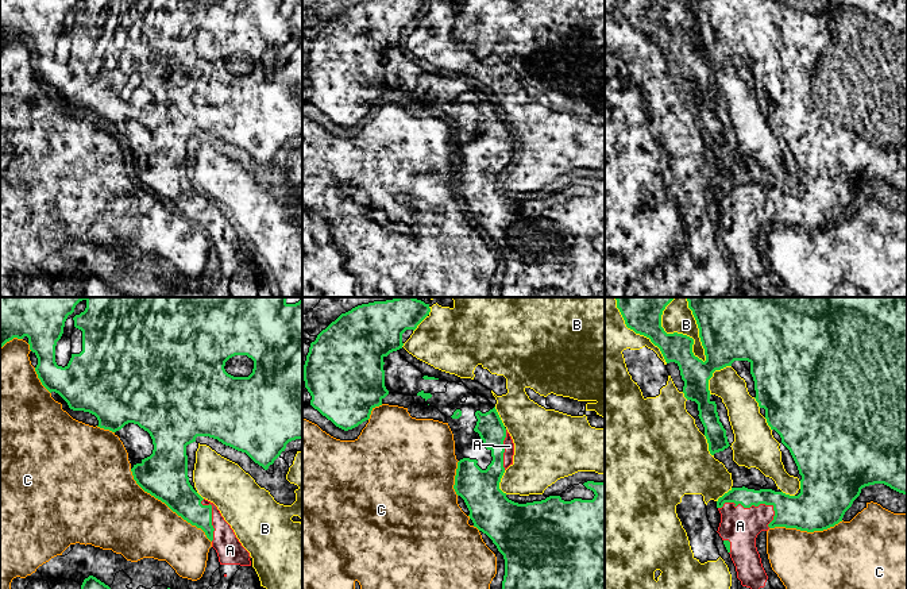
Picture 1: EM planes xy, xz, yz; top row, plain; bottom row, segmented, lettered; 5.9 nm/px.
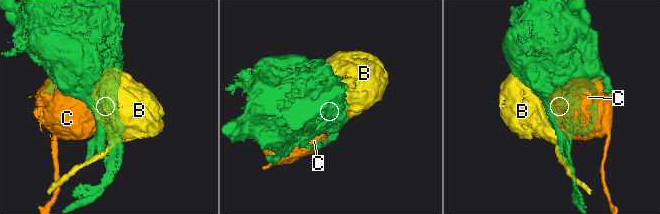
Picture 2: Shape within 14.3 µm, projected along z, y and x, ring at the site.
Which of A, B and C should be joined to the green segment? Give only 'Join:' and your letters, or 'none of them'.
Join: A

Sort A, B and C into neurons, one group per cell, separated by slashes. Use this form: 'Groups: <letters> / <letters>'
Groups: A / B / C

